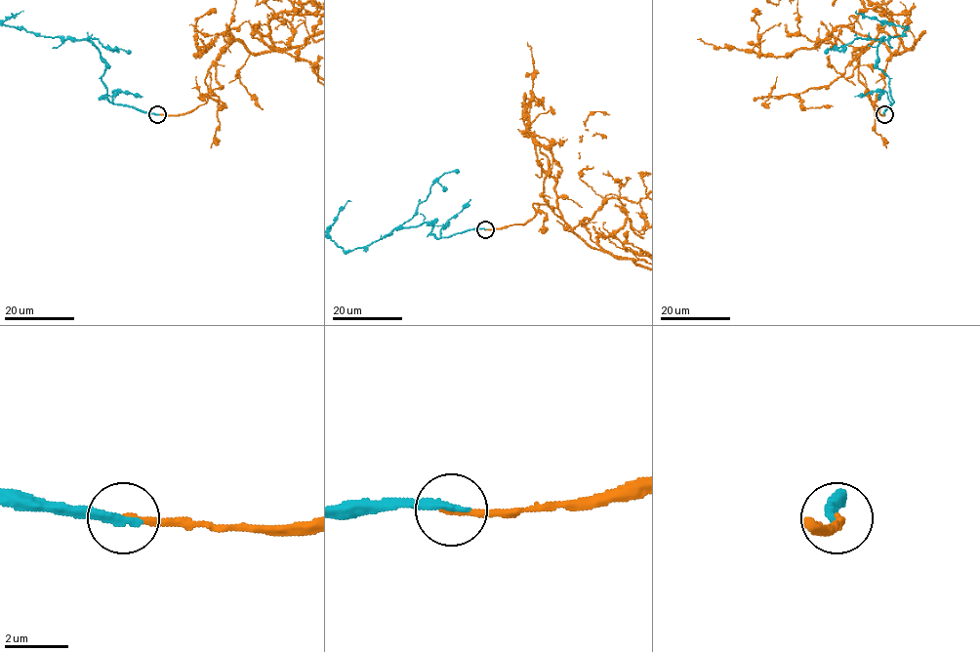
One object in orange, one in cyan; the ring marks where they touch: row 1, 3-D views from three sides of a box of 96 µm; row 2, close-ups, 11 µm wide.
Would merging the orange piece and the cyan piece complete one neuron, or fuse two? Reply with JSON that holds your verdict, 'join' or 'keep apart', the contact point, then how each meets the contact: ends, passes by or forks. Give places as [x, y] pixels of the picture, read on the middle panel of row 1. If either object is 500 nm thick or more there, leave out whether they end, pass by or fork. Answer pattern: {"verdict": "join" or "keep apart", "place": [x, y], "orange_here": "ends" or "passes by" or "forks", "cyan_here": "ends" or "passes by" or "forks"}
{"verdict": "join", "place": [485, 229], "orange_here": "ends", "cyan_here": "ends"}

